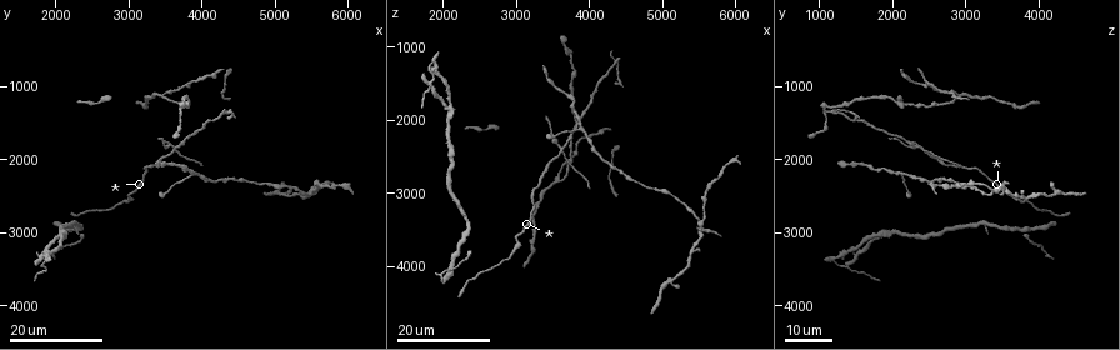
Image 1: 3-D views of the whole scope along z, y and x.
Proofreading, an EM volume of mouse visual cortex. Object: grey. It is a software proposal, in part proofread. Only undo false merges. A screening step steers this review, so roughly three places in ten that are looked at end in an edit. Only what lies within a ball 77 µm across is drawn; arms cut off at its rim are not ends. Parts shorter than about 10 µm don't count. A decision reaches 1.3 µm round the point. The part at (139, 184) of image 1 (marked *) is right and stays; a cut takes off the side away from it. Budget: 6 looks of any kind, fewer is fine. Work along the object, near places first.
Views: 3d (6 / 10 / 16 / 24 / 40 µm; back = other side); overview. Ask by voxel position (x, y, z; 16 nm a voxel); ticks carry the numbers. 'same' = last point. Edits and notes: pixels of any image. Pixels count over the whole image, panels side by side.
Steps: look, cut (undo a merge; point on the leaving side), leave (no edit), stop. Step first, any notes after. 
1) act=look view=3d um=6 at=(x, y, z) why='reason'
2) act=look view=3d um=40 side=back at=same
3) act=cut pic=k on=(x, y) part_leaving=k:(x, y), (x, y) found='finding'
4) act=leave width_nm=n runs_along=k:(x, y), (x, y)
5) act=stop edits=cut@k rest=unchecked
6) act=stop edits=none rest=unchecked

act=look view=3d um=16 at=(3450, 1150, 2900) why='two arms in line, one across'

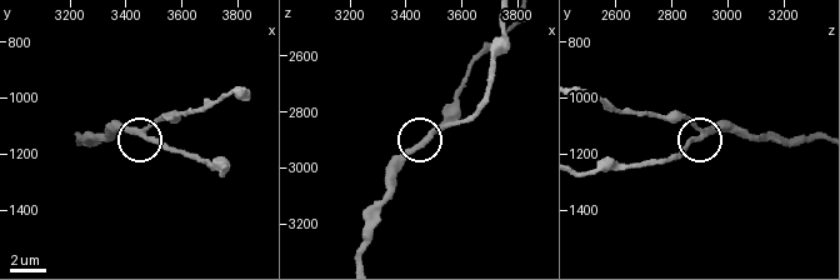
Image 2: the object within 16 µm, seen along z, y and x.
act=look view=3d um=10 at=(3460, 1110, 2900)

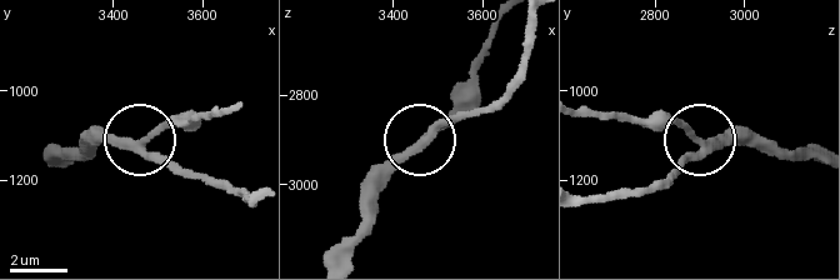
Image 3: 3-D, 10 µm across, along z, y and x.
act=look view=3d um=6 at=(3455, 1120, 2910) why='zoom in'

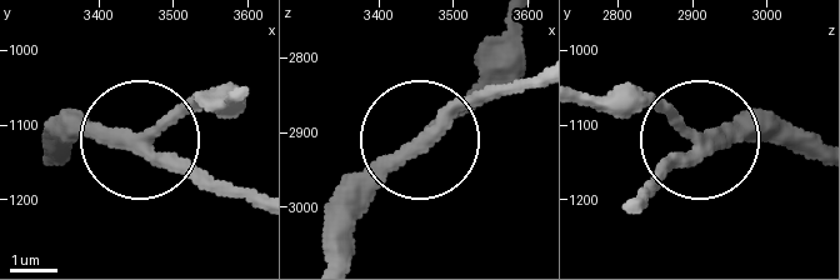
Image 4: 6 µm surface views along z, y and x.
act=leave found='all the same neuron'

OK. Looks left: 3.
act=look view=3d um=24 at=(3650, 1800, 2400) why='four or more arms meet'

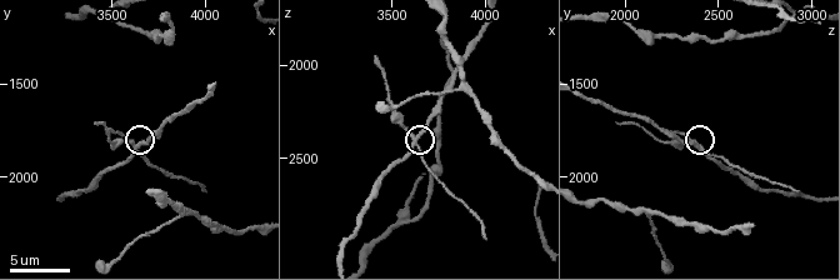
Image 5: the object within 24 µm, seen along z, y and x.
act=look view=3d um=10 at=(3640, 1840, 2400)

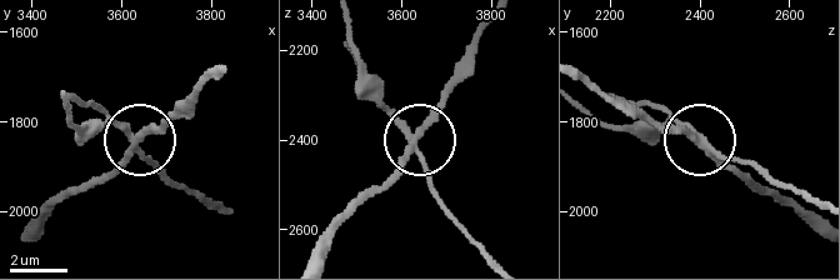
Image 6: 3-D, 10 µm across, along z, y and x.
act=leave width_nm=230 runs_along=6:(26, 228), (134, 149), (120, 123), (86, 120) found='continuous, no second neuron'

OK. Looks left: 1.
act=stop edits=none rest=unchecked

